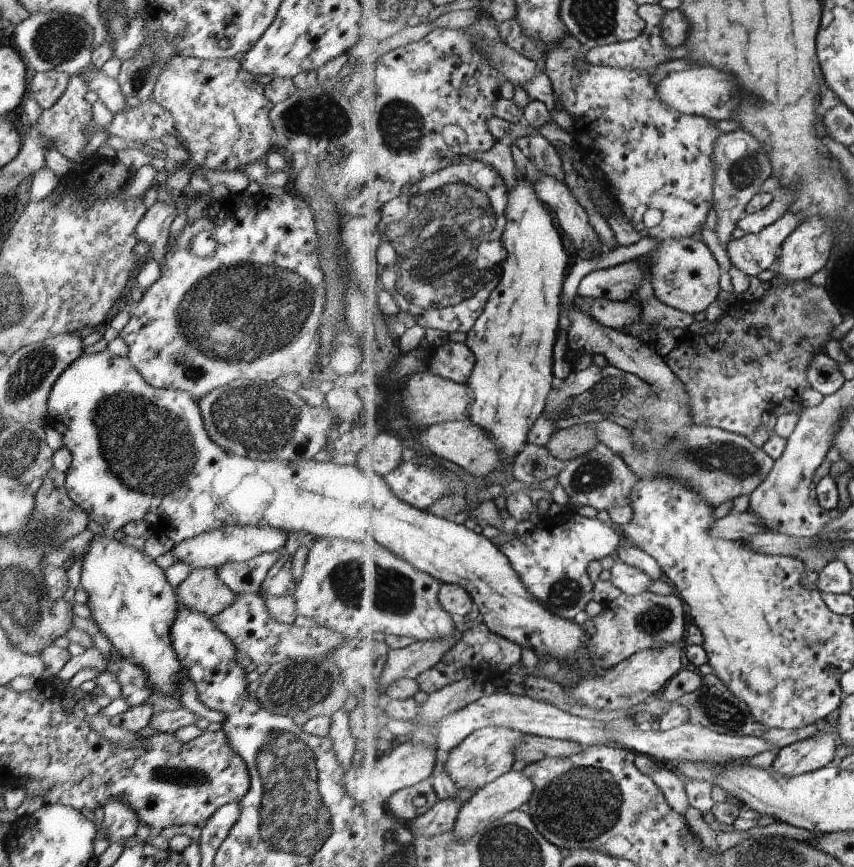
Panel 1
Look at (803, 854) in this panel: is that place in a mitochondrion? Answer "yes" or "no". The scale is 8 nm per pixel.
yes

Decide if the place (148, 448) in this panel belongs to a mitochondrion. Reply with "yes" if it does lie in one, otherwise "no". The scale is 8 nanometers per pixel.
yes

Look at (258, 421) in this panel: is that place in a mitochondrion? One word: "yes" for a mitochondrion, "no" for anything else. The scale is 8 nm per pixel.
yes

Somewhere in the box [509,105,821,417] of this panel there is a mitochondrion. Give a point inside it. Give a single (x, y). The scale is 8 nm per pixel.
(743, 173)

